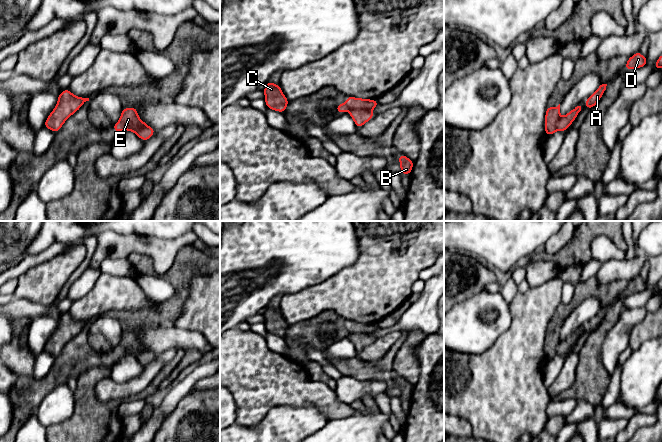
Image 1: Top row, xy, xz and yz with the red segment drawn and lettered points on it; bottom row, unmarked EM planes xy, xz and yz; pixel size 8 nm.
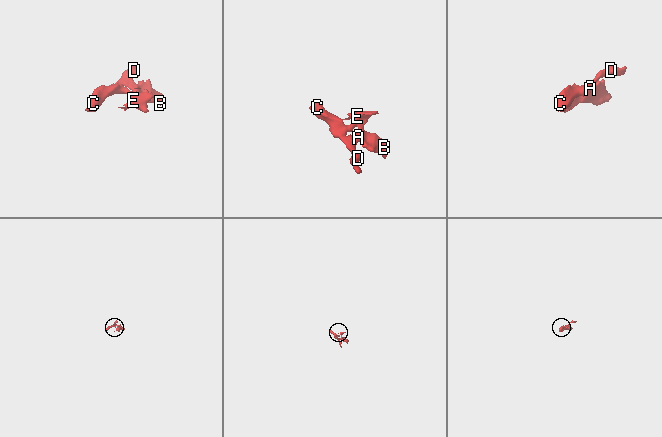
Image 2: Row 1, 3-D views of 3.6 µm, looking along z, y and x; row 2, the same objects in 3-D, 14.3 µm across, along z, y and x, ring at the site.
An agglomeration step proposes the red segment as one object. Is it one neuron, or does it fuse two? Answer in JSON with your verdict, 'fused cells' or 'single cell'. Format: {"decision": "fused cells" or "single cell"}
{"decision": "fused cells"}

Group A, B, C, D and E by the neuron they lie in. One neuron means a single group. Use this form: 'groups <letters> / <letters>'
groups A B C D / E

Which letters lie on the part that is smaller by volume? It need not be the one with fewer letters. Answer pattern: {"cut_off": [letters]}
{"cut_off": ["E"]}

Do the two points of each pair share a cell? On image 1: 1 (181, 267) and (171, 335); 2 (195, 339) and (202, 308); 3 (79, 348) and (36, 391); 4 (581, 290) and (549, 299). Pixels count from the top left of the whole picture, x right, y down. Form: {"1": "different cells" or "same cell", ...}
{"1": "different cells", "2": "different cells", "3": "same cell", "4": "different cells"}

